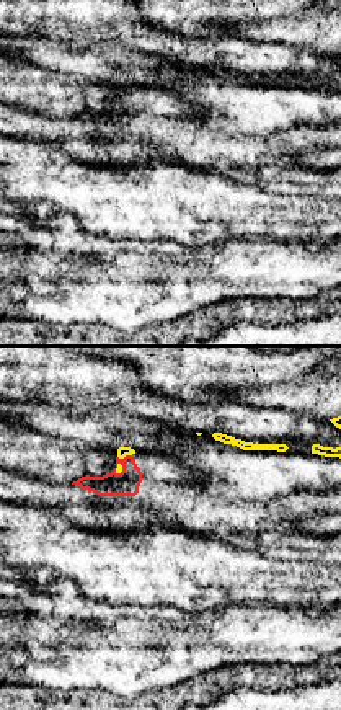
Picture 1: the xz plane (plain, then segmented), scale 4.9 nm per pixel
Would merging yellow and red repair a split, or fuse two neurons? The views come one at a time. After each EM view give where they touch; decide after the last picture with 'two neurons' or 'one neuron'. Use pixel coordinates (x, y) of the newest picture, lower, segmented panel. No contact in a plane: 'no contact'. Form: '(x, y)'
(116, 469)

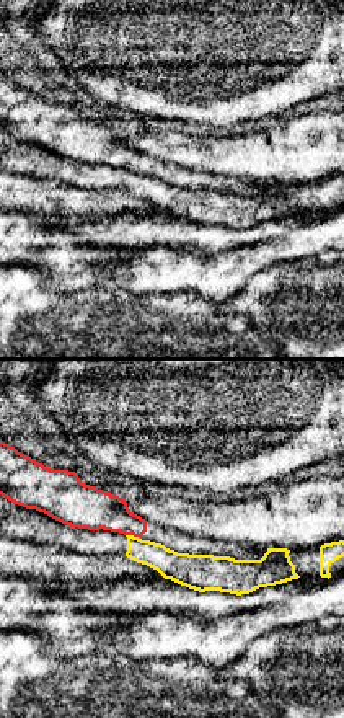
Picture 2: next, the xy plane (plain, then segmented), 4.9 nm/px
(132, 536)

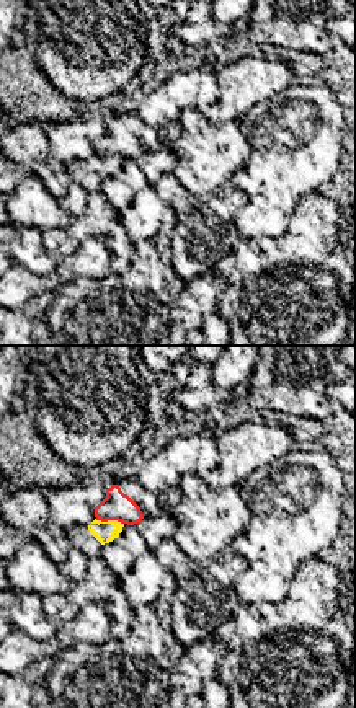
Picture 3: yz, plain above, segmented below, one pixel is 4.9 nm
(110, 521)

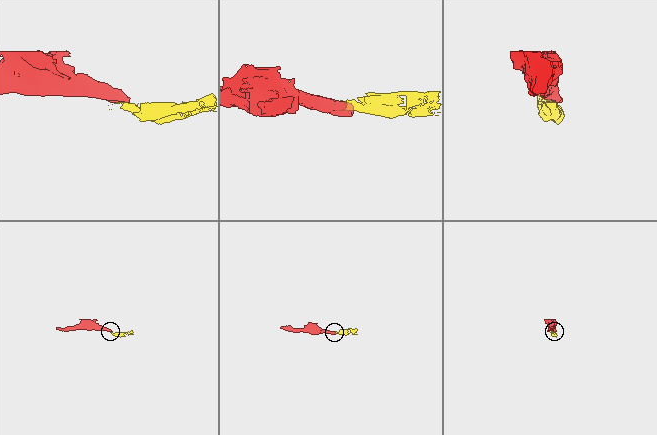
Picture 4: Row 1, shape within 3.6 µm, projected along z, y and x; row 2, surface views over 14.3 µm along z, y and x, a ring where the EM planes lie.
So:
two neurons

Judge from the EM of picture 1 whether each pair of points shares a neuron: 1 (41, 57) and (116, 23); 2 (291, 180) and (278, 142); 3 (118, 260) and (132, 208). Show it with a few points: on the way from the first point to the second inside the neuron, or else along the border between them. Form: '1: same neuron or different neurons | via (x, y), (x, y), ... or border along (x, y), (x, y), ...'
1: different neurons | border along (54, 38), (77, 43), (115, 43)
2: same neuron | via (281, 170), (278, 167), (278, 152)
3: different neurons | border along (165, 239), (126, 240)

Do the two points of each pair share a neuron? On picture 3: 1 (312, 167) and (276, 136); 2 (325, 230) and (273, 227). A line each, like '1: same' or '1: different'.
1: same
2: different

